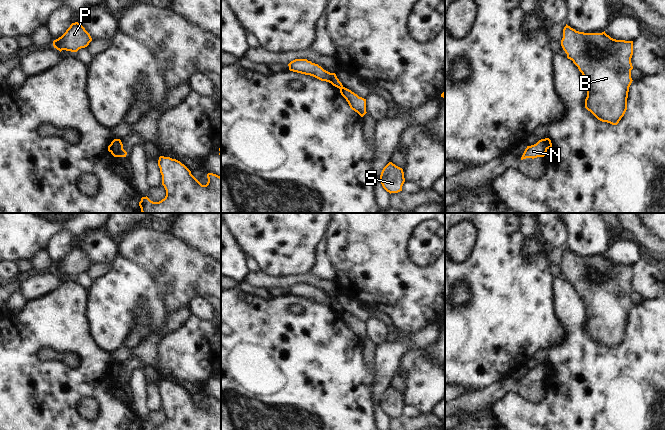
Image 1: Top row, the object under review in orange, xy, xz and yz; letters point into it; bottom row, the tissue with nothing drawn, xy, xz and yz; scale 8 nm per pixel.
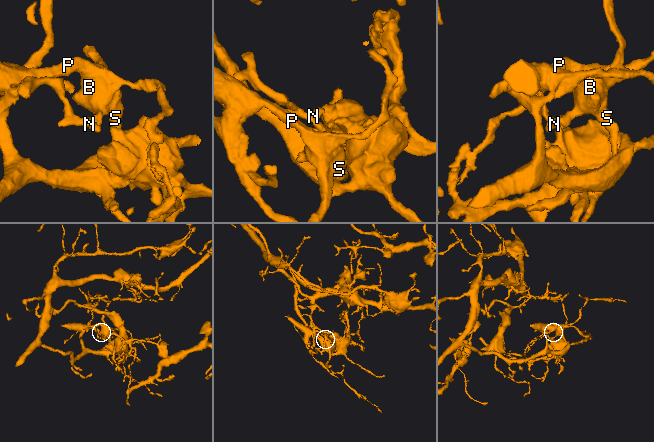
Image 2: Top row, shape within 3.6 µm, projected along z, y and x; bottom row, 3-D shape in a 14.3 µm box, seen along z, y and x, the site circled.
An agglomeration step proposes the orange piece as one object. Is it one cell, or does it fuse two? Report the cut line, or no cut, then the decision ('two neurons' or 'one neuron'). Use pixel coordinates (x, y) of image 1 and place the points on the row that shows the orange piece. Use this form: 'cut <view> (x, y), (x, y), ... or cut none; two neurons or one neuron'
cut yz (542, 139), (546, 149); two neurons

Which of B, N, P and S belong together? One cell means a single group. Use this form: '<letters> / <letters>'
B P S / N

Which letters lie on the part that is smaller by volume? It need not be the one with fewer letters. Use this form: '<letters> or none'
B, P, S

